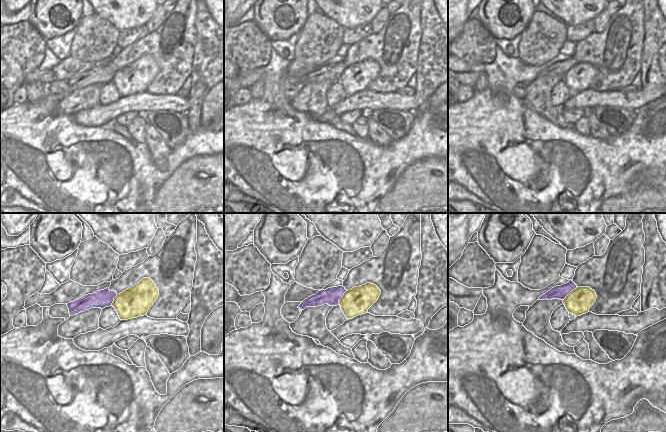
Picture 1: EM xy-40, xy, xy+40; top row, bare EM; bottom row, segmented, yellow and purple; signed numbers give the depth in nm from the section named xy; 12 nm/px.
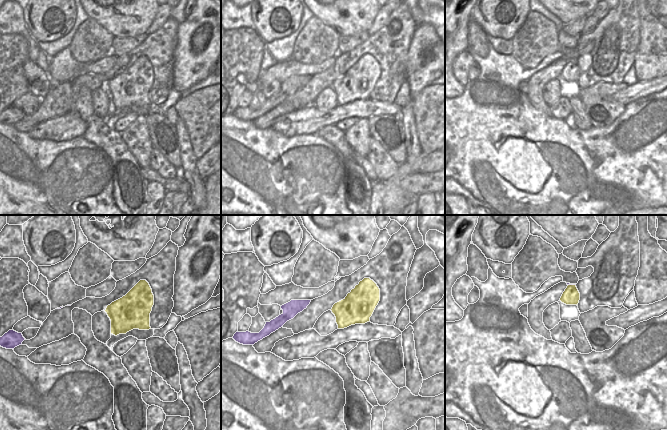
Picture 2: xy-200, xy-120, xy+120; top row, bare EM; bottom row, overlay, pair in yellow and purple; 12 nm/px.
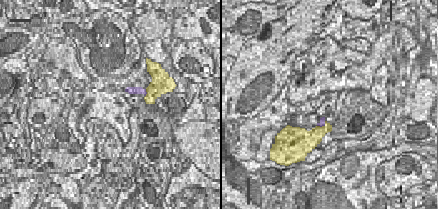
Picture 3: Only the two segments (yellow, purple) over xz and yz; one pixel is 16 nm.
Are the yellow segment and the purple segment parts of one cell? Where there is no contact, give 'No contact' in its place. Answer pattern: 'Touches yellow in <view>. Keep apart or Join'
Touches yellow in xy+40. Keep apart.

